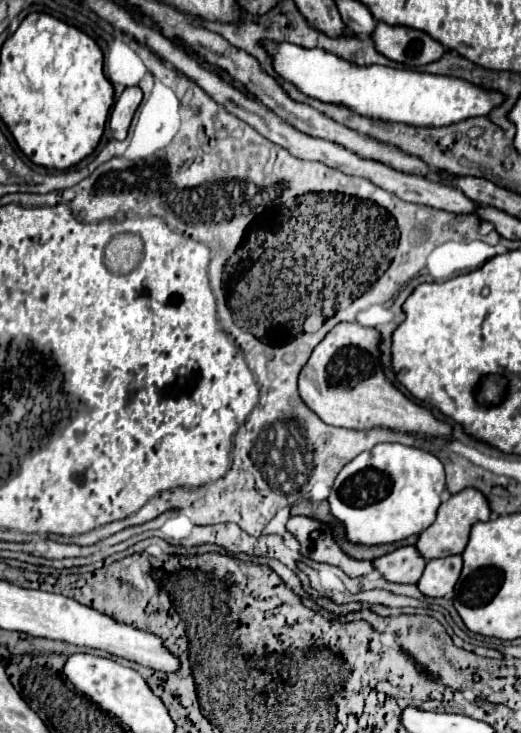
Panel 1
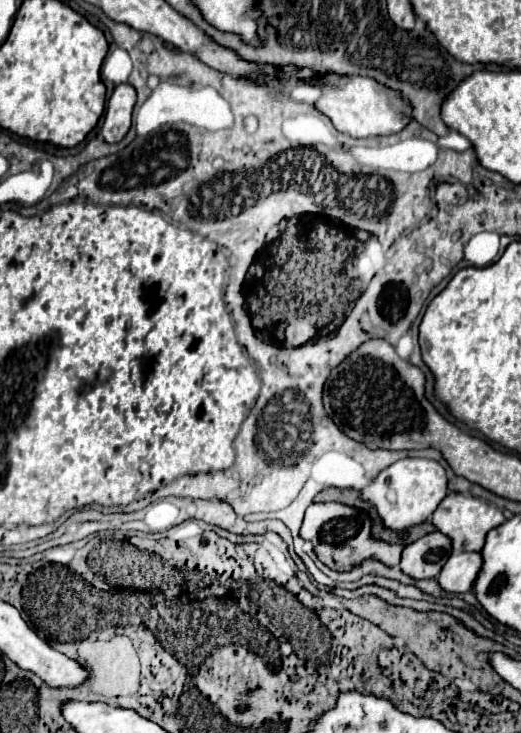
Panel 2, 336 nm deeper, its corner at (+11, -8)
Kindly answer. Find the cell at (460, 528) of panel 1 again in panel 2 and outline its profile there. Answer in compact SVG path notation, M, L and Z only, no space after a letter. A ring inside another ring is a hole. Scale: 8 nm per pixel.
M449 493L437 511L431 517L433 525L449 535L453 539L453 551L481 551L485 545L485 537L493 527L499 527L505 521L505 515L499 507L473 497L473 495L463 495L463 493Z

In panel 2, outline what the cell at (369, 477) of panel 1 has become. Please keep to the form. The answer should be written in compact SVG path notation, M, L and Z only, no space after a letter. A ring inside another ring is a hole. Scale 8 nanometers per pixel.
M409 457L393 463L391 467L381 471L373 479L373 483L361 489L361 499L373 503L385 527L395 531L409 529L429 519L429 515L433 515L433 511L439 507L445 495L447 495L447 475L443 465L433 459L421 459L421 457Z

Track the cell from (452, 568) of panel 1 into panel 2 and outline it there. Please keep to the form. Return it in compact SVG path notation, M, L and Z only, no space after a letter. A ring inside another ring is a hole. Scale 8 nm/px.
M453 553L445 563L441 575L437 577L439 585L447 593L465 593L473 589L477 573L483 565L481 553Z

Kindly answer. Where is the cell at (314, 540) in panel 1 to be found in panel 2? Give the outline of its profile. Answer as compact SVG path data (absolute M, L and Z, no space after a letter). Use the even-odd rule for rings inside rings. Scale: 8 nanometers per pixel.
M313 503L307 511L305 511L305 519L301 525L301 537L305 541L311 541L315 547L317 557L331 569L337 571L349 571L355 563L373 557L383 561L389 567L397 567L401 561L401 551L403 545L399 543L387 543L381 539L373 539L371 537L371 527L373 521L369 517L367 511L361 511L357 507L351 505L343 505L343 503Z

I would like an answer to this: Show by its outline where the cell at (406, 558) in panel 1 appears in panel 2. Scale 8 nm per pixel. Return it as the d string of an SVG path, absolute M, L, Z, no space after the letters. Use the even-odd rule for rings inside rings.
M433 531L407 545L401 557L401 571L413 579L437 577L451 555L451 539L441 531Z

